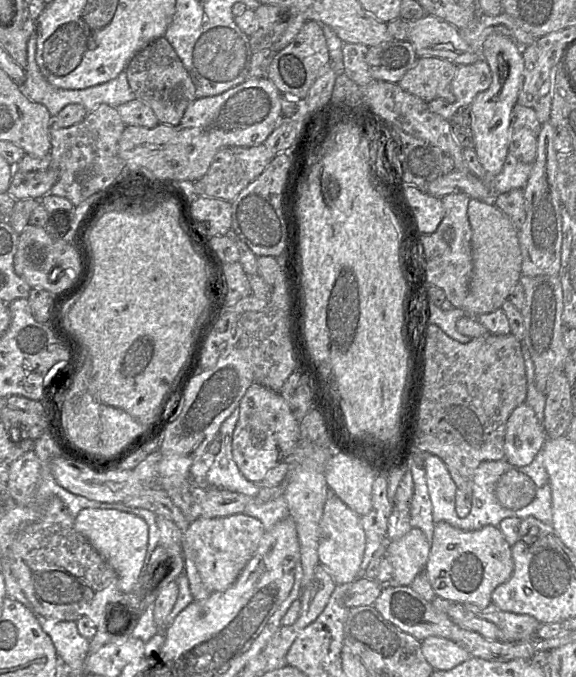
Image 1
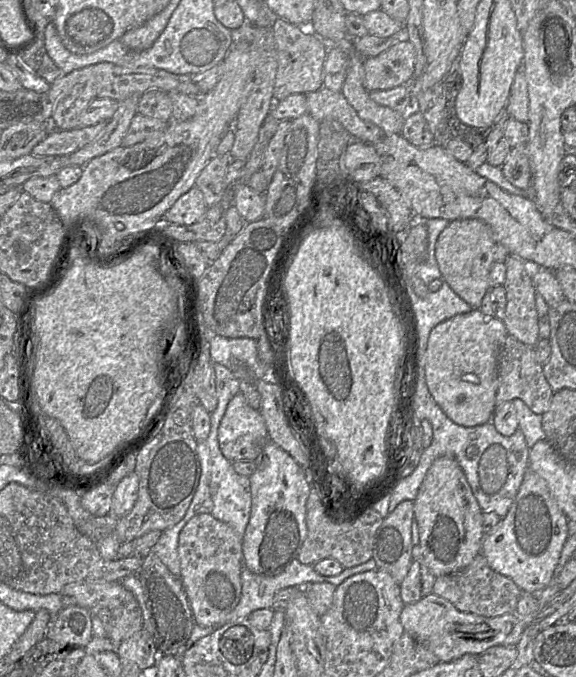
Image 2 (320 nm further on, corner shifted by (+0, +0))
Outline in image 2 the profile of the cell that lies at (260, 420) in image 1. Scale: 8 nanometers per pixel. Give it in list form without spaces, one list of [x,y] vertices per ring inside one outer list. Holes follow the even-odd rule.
[[[242,393],[229,401],[218,427],[218,441],[230,462],[254,461],[269,441],[261,412],[248,404]]]

